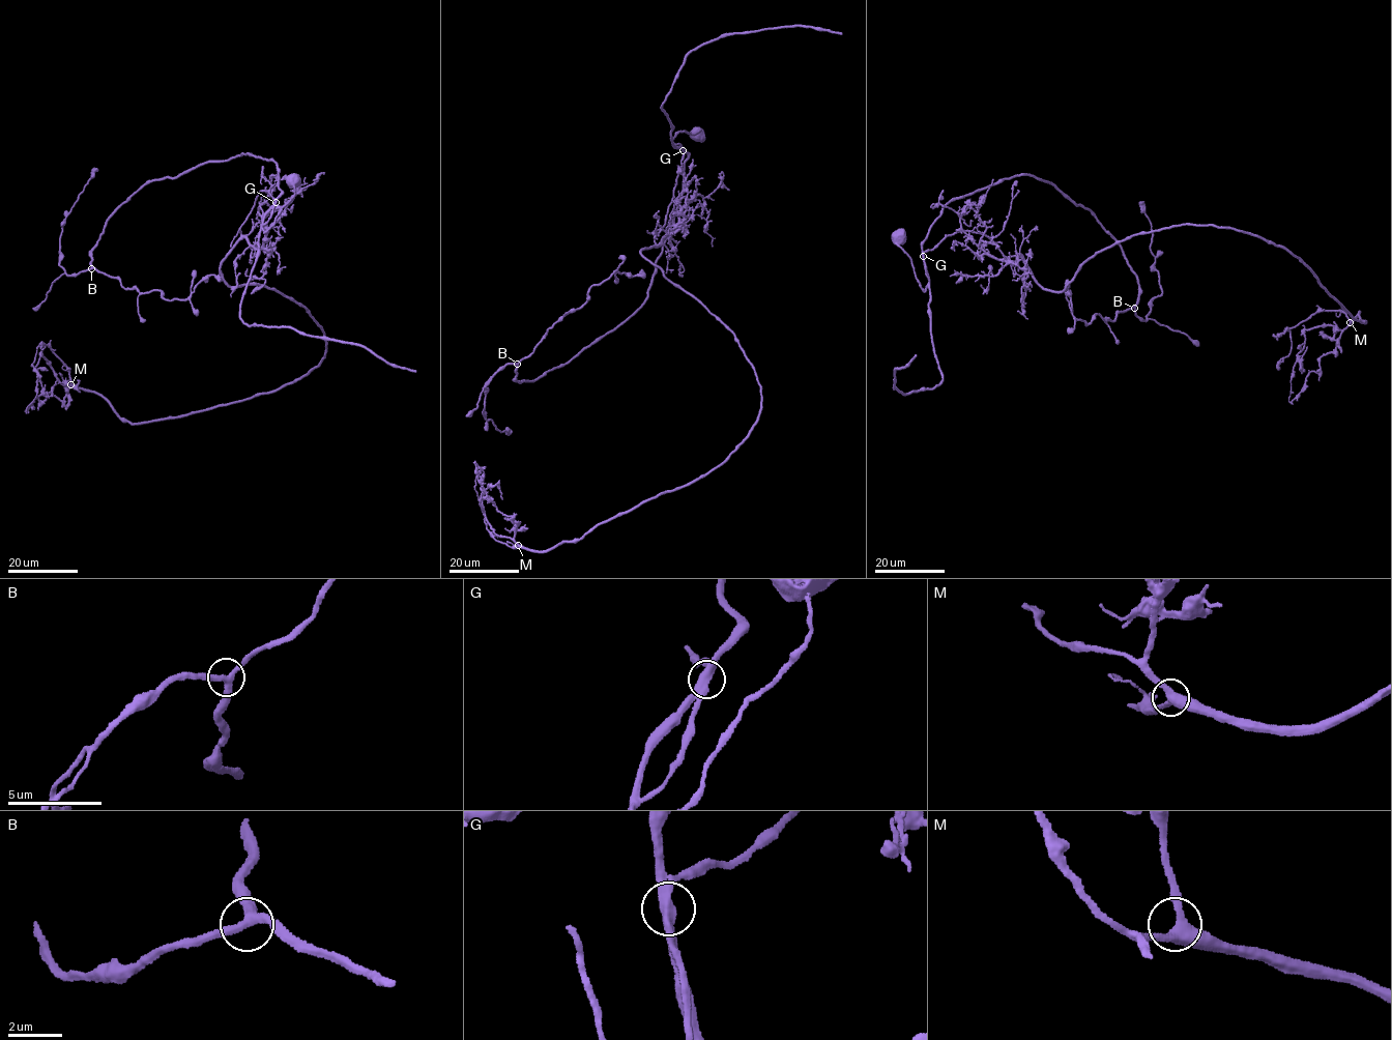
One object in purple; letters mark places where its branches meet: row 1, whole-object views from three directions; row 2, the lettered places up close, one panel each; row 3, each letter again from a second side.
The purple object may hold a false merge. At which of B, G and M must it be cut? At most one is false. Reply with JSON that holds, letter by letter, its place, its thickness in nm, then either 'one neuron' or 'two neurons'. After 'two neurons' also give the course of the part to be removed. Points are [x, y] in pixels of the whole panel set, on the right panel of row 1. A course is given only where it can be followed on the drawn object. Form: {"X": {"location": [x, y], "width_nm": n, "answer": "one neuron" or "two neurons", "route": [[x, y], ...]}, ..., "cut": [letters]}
{"B": {"location": [1134, 308], "width_nm": 320, "answer": "one neuron"}, "G": {"location": [923, 256], "width_nm": 360, "answer": "two neurons", "route": [[923, 256], [945, 204], [1027, 174], [1114, 237], [1138, 304], [1085, 325], [1070, 310], [1068, 280]]}, "M": {"location": [1350, 322], "width_nm": 380, "answer": "one neuron"}, "cut": ["G"]}

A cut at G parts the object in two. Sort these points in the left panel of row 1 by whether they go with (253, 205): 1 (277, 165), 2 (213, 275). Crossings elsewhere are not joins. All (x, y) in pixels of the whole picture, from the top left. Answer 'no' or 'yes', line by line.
1: no
2: no

